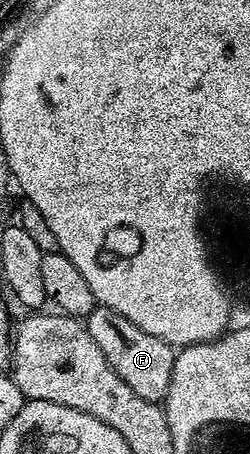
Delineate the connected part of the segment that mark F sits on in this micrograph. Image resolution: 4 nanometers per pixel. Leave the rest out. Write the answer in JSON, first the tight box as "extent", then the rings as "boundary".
{"extent":[86,307,177,402],"boundary":[[[97,307],[95,311],[86,318],[88,334],[98,343],[98,351],[106,355],[106,363],[114,367],[118,379],[134,391],[134,395],[142,395],[147,401],[163,402],[170,391],[170,379],[174,371],[177,350],[167,345],[158,335],[149,335],[142,331],[142,327],[134,327],[130,319],[118,315],[118,311]]]}

